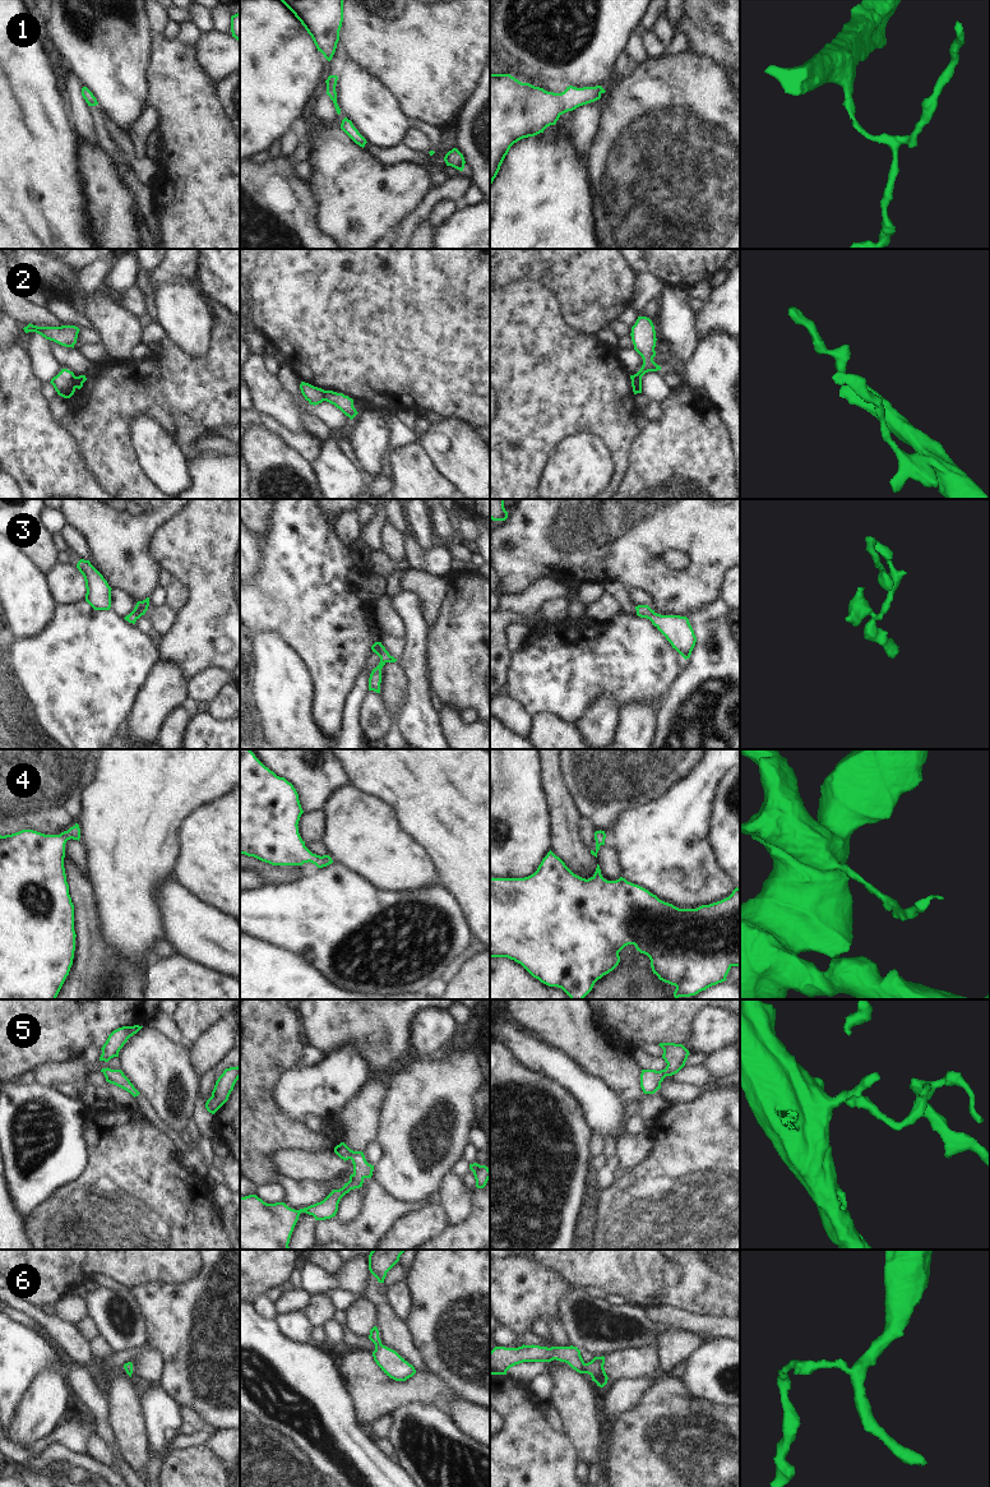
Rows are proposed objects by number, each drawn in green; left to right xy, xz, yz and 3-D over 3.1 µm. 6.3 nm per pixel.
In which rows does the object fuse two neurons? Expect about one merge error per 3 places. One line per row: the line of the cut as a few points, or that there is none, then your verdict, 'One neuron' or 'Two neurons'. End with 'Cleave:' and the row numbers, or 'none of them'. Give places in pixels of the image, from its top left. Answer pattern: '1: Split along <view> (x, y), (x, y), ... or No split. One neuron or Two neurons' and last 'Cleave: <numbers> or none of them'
1: No split. One neuron
2: Split along xy (75, 377), (74, 387). Two neurons
3: No split. One neuron
4: No split. One neuron
5: No split. One neuron
6: No split. One neuron
Cleave: 2.

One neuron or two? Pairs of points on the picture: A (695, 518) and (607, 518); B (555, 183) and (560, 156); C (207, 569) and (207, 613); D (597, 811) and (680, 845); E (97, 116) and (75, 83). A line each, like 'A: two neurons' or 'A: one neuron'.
A: one neuron
B: one neuron
C: one neuron
D: two neurons
E: two neurons

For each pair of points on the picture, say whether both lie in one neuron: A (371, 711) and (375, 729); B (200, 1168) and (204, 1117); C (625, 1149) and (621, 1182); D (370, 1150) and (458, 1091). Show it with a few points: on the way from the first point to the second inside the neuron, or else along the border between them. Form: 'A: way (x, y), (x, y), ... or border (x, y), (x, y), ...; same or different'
A: way (373, 715), (375, 725); same
B: way (194, 1155), (194, 1140), (198, 1130); same
C: border (638, 1165), (623, 1172); different
D: border (376, 1139), (380, 1146), (380, 1157), (373, 1164); different

